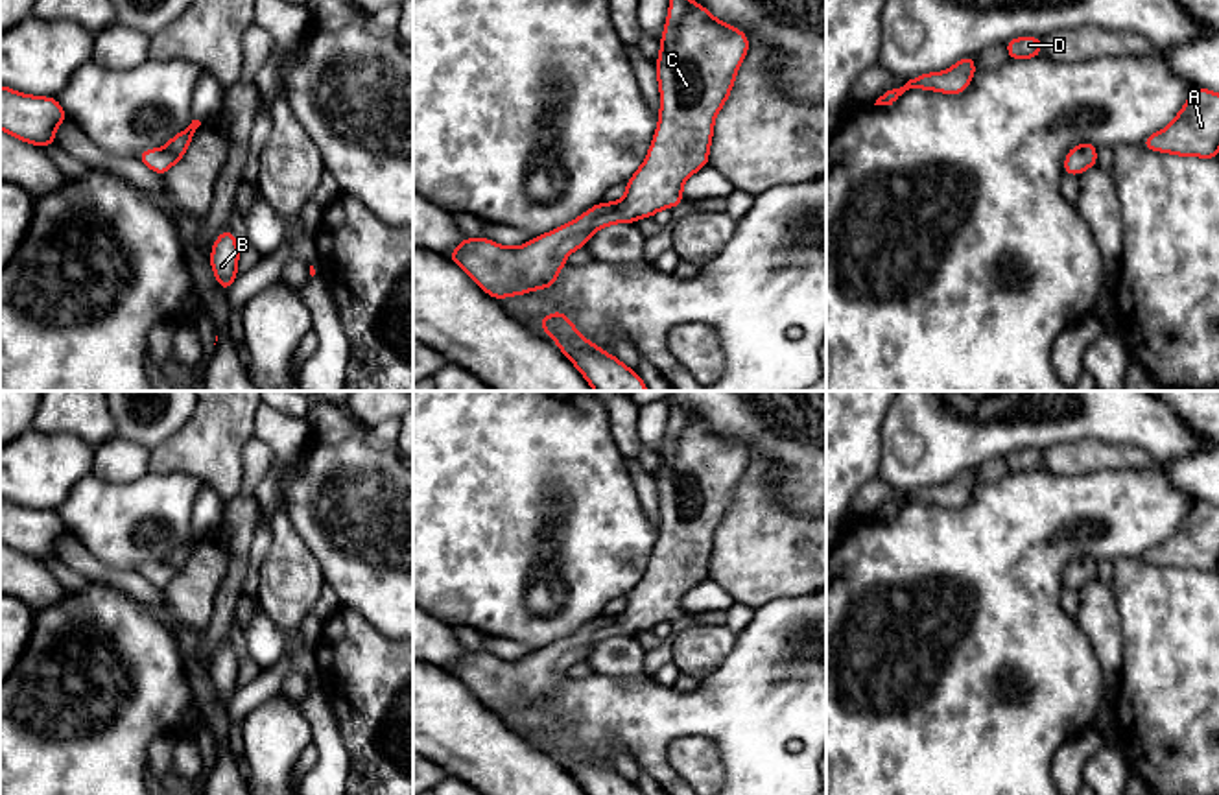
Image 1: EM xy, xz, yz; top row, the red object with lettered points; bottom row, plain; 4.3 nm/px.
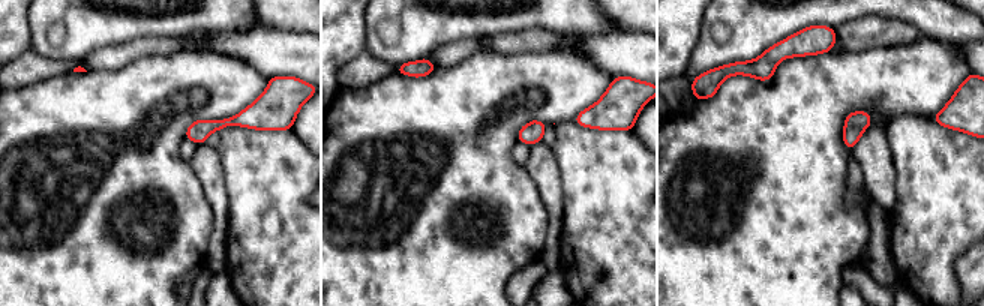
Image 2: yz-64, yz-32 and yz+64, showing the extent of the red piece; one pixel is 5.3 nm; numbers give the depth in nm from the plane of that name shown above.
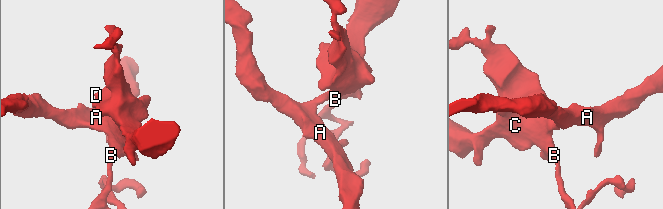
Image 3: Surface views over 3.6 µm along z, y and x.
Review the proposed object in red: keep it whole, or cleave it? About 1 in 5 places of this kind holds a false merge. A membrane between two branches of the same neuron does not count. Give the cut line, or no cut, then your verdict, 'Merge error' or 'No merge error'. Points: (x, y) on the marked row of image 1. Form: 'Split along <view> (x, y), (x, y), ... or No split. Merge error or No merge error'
No split. No merge error

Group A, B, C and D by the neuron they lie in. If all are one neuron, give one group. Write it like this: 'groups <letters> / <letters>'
groups A B C D

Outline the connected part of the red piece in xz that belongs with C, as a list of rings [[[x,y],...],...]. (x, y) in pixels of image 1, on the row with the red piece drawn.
[[[669,0],[660,55],[655,63],[660,89],[658,125],[645,160],[625,183],[625,196],[616,203],[601,201],[577,220],[518,247],[503,247],[489,238],[465,238],[448,258],[494,299],[524,295],[540,288],[550,290],[566,266],[566,256],[585,247],[599,229],[614,223],[636,223],[640,218],[653,218],[658,210],[684,203],[682,184],[708,166],[716,116],[730,96],[747,52],[749,37],[741,30],[717,20],[695,0]]]

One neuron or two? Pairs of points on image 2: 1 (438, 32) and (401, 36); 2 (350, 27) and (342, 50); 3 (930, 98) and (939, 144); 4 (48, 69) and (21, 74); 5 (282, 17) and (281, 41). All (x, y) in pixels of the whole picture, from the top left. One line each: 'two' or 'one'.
1: one
2: one
3: two
4: one
5: two

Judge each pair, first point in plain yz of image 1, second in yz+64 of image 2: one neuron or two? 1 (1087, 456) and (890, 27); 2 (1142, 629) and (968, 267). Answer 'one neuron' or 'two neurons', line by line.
1: one neuron
2: two neurons

